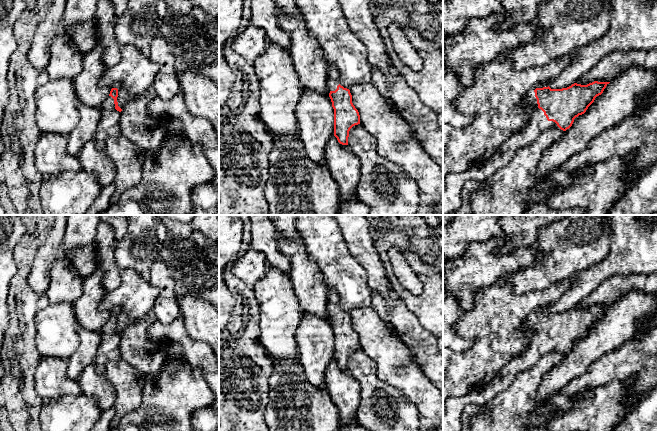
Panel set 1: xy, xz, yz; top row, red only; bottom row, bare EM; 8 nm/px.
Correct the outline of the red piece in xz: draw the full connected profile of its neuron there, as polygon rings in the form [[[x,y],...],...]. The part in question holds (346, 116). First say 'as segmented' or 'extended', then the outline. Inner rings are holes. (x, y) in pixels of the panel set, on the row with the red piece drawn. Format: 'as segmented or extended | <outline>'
extended | [[[328,64],[327,79],[329,97],[334,109],[334,136],[340,144],[348,145],[349,131],[360,124],[360,115],[352,103],[350,90],[340,85],[339,77],[338,70]]]

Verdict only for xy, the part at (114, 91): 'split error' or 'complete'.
split error

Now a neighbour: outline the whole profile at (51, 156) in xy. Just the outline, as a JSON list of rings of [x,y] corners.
[[[42,133],[34,150],[34,160],[43,177],[82,170],[77,156],[68,152],[67,144],[66,135]]]

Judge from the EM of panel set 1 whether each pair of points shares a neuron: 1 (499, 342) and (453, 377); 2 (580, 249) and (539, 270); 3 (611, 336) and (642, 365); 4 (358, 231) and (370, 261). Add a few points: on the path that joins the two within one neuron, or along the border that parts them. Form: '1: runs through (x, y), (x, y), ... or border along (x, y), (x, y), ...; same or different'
1: runs through (488, 353), (471, 370), (464, 372); same
2: runs through (570, 249), (549, 268); same
3: border along (636, 335), (601, 357); different
4: runs through (358, 238), (366, 254); same

